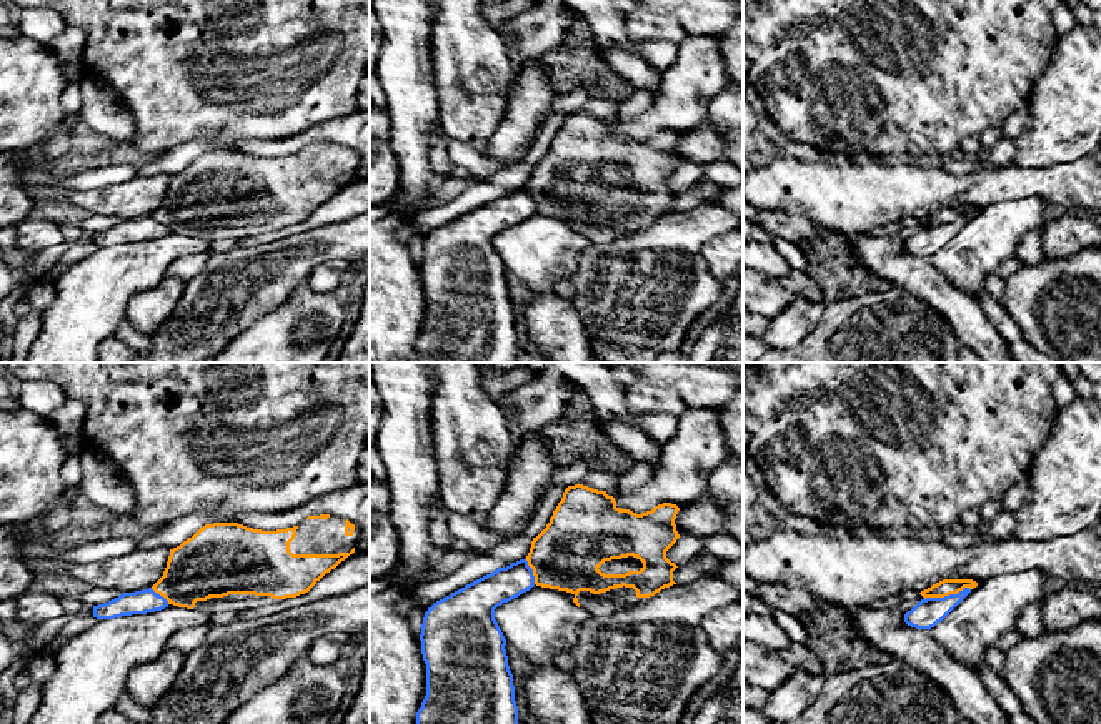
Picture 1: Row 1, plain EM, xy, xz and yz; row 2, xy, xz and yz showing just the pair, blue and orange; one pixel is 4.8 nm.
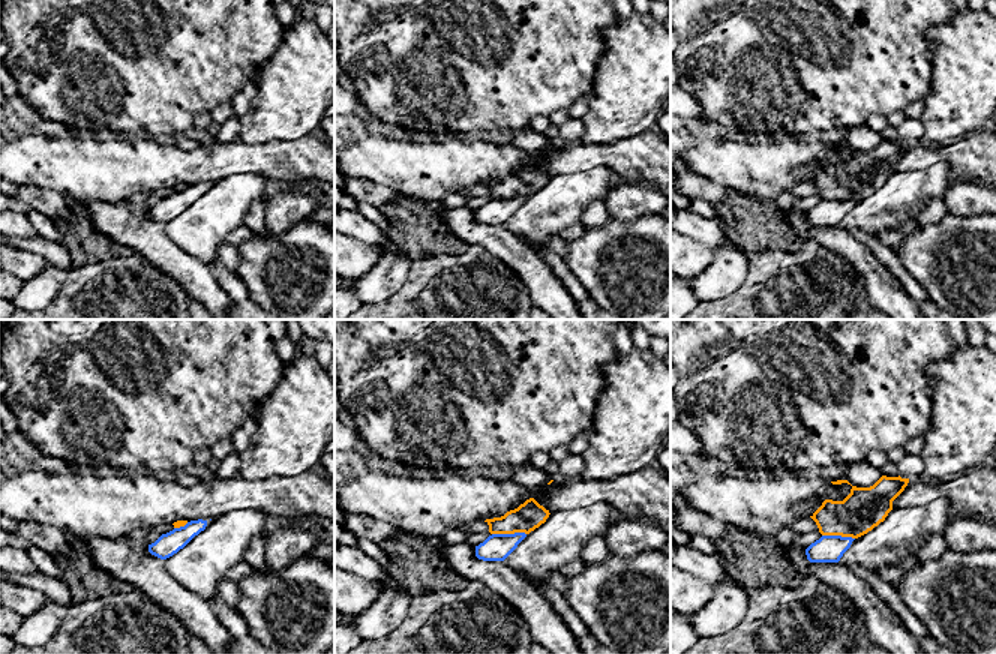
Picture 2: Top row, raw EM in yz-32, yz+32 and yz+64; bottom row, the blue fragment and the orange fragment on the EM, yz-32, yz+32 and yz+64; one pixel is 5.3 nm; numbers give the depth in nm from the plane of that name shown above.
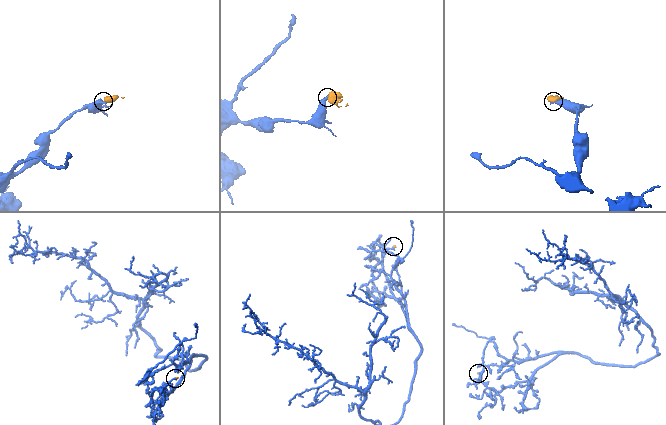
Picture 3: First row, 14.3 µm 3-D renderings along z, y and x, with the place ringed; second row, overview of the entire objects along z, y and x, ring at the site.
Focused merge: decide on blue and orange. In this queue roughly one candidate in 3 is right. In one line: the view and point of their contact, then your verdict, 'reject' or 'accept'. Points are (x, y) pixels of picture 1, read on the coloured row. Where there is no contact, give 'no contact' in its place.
meets blue in yz at (946, 596); reject

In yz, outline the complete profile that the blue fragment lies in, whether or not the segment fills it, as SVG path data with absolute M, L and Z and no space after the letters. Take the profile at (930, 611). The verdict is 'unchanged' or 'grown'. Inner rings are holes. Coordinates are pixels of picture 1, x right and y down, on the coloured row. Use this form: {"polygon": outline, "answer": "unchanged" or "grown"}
{"polygon": "M964 588L958 594L921 599L904 614L904 622L911 627L929 631L941 622L969 593L971 589Z", "answer": "unchanged"}

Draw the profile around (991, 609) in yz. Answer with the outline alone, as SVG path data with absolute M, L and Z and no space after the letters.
M1033 569L978 583L976 588L934 627L929 636L958 662L978 669L984 652L1013 631L1029 603L1044 599L1048 578Z

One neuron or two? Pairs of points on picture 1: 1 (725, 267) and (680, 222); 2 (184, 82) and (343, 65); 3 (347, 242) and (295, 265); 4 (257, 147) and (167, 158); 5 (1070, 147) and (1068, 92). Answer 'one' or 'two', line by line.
1: two
2: one
3: one
4: two
5: one

